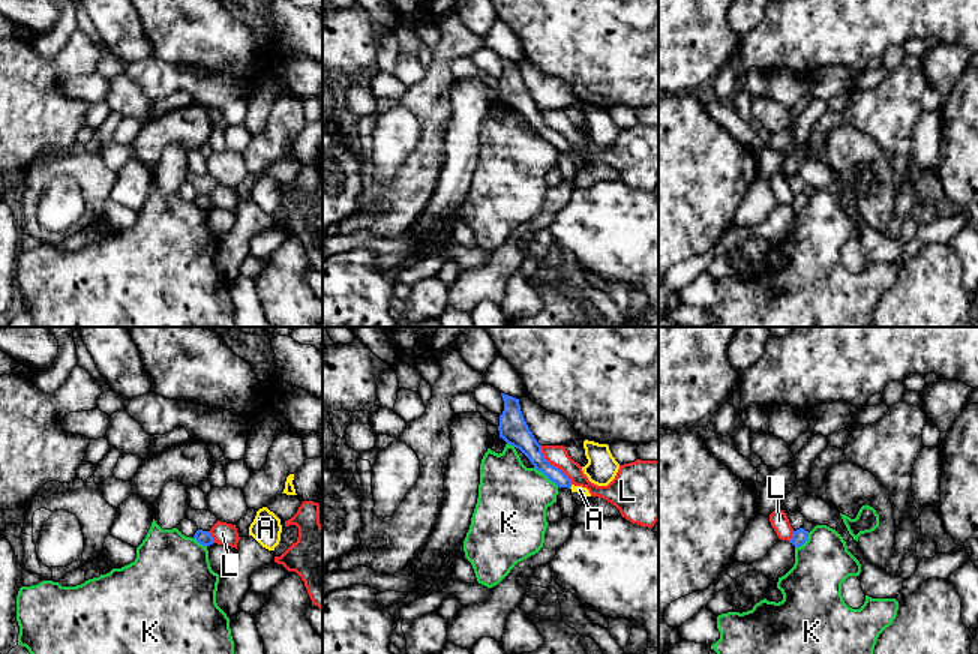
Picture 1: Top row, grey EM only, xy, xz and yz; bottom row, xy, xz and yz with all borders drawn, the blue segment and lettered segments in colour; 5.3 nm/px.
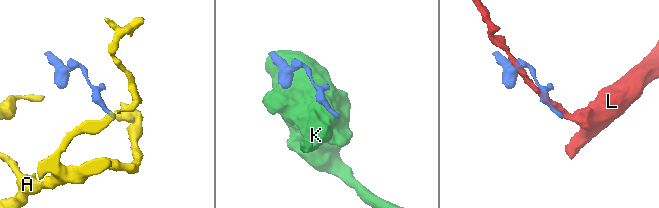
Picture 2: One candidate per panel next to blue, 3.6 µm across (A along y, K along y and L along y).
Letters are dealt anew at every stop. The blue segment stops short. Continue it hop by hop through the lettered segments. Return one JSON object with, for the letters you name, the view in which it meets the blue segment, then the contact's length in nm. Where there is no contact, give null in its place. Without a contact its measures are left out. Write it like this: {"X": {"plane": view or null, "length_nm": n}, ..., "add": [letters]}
{"add": []}

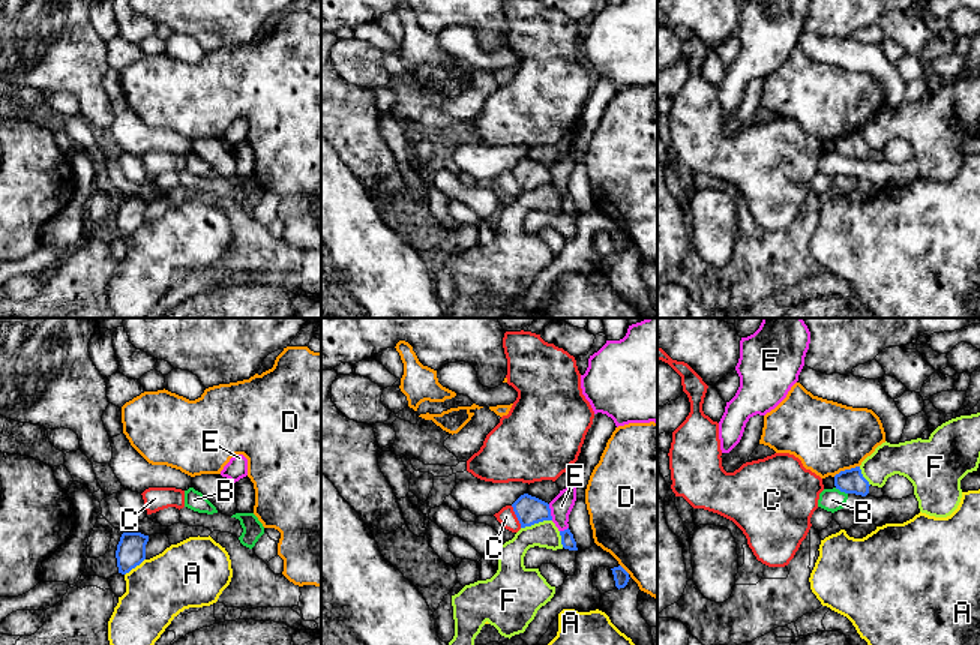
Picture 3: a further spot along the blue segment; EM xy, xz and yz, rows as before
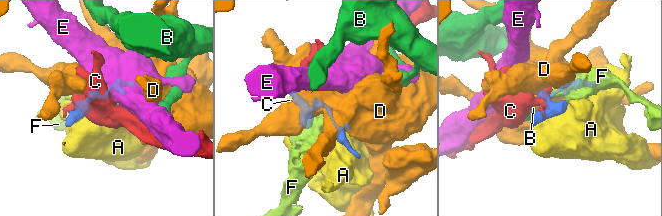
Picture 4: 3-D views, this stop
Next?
{"add": []}

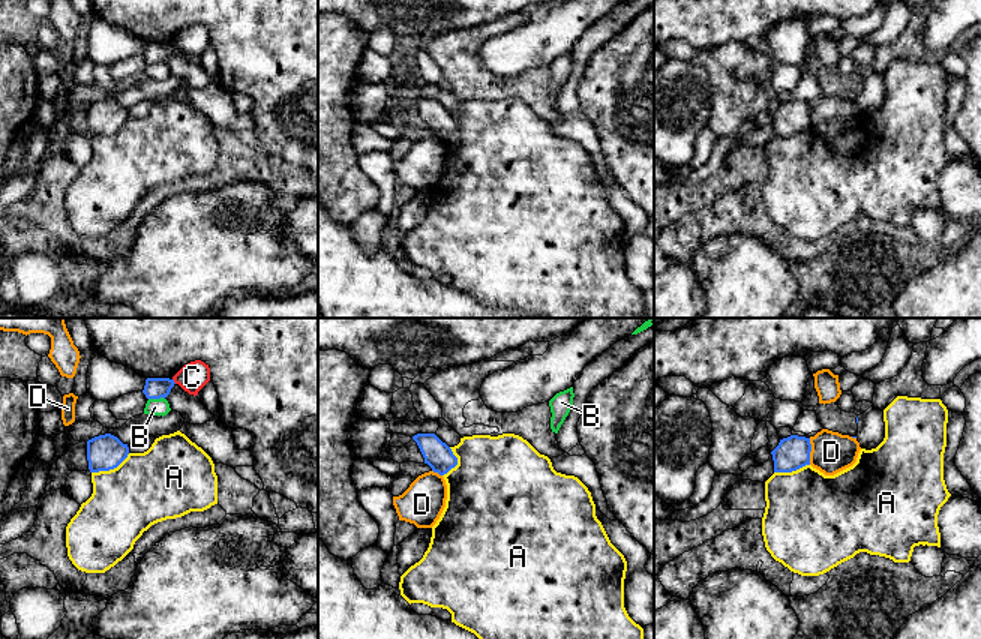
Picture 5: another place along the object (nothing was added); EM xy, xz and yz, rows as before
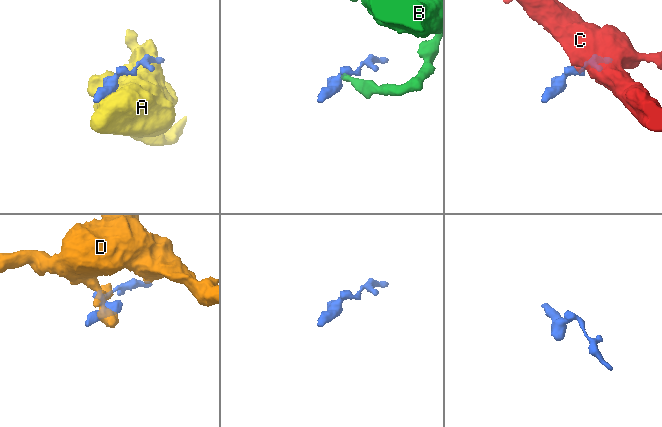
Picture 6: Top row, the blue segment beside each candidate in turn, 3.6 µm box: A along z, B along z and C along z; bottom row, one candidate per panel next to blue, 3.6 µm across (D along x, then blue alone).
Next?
{"add": []}

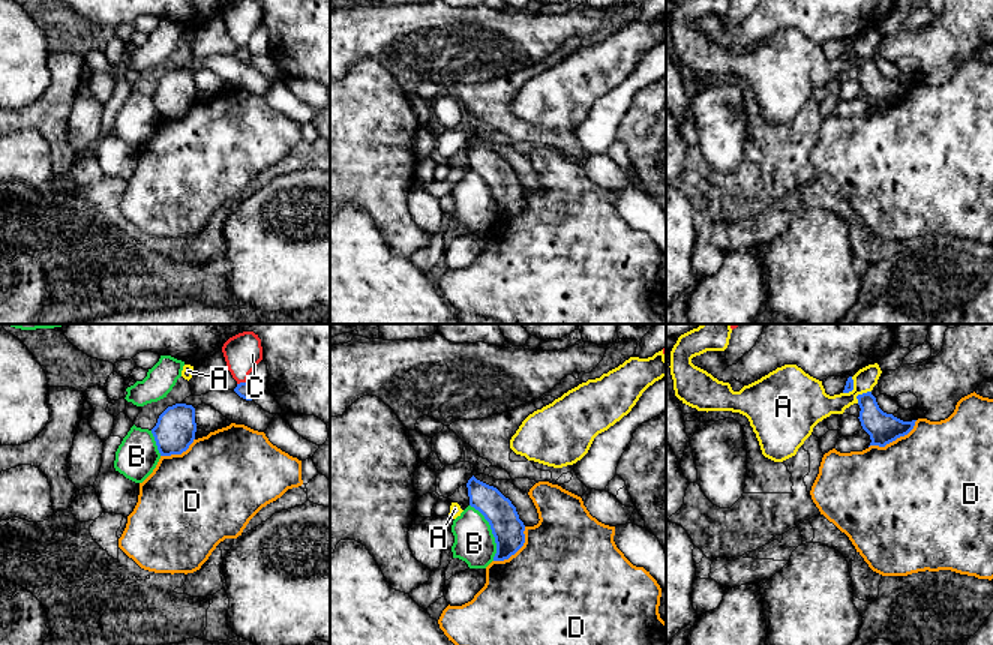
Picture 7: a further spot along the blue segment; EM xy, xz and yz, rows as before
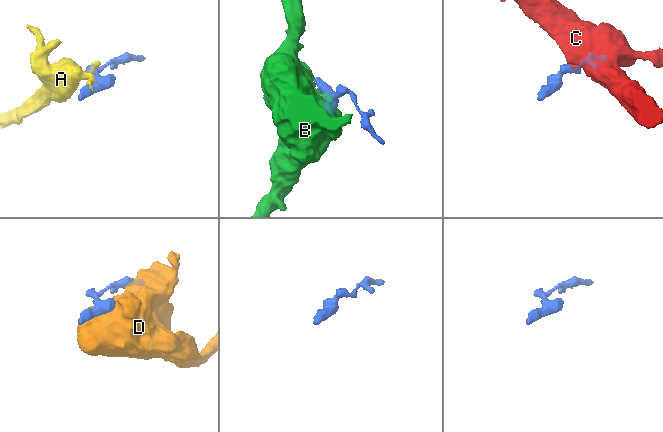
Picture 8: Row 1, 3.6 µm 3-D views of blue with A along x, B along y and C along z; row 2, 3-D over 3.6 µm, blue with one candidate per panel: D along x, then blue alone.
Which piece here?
{"add": []}

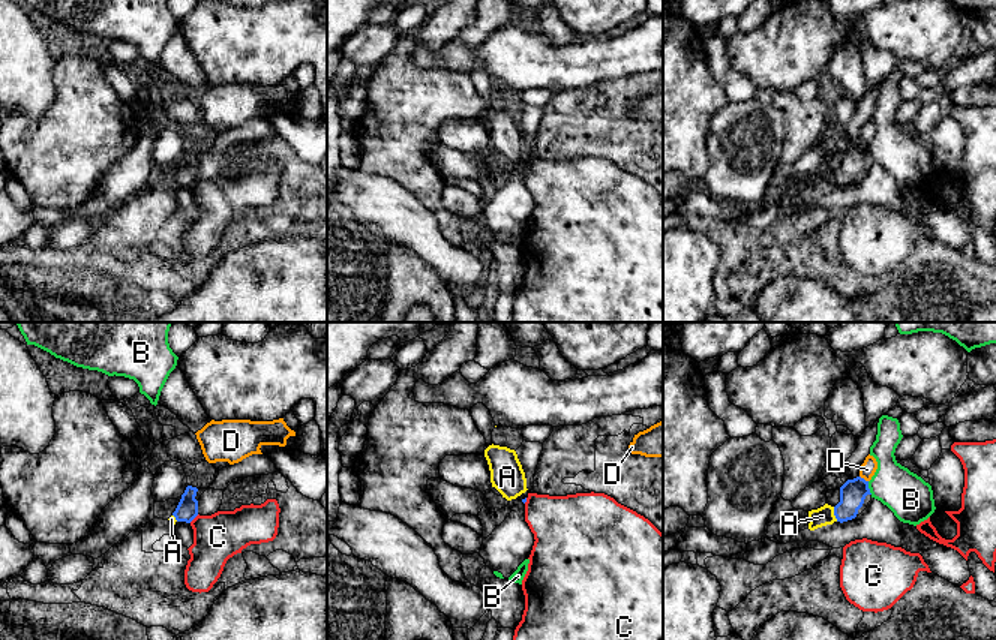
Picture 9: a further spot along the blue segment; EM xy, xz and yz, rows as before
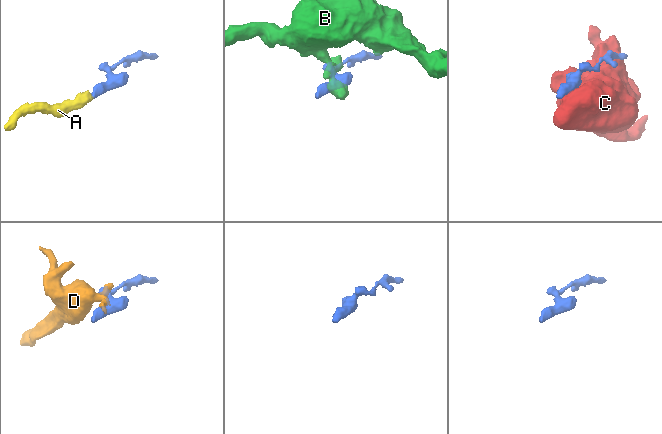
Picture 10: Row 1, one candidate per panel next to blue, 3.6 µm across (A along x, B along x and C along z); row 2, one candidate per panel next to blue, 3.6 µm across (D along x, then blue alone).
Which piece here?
{"A": {"plane": "yz", "length_nm": 80}, "add": ["A"]}

